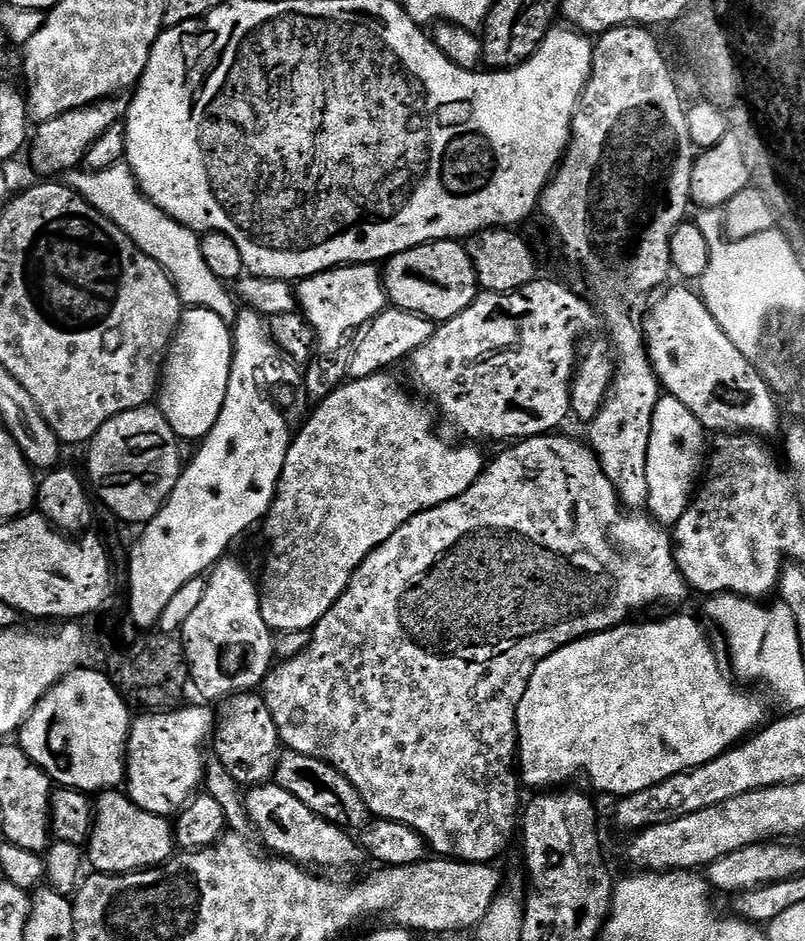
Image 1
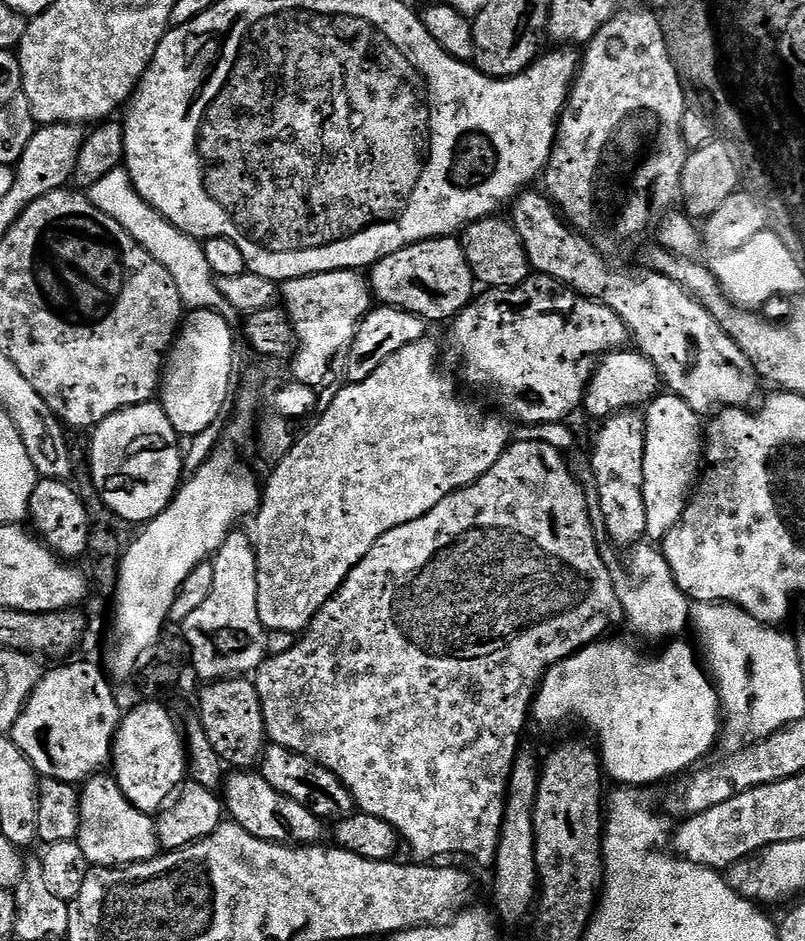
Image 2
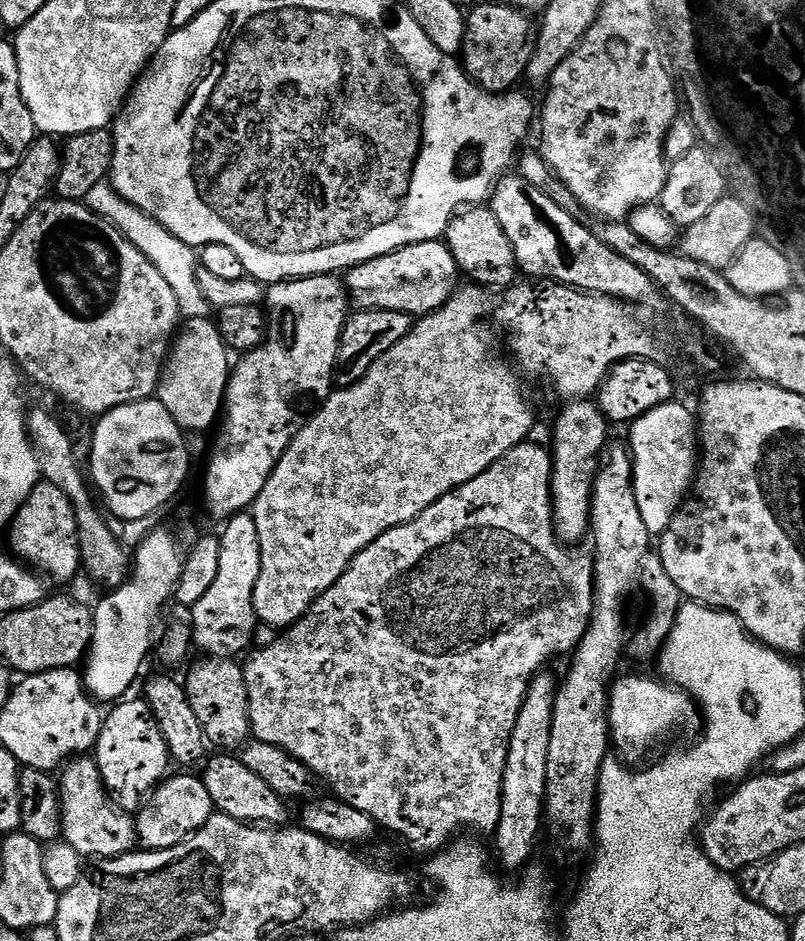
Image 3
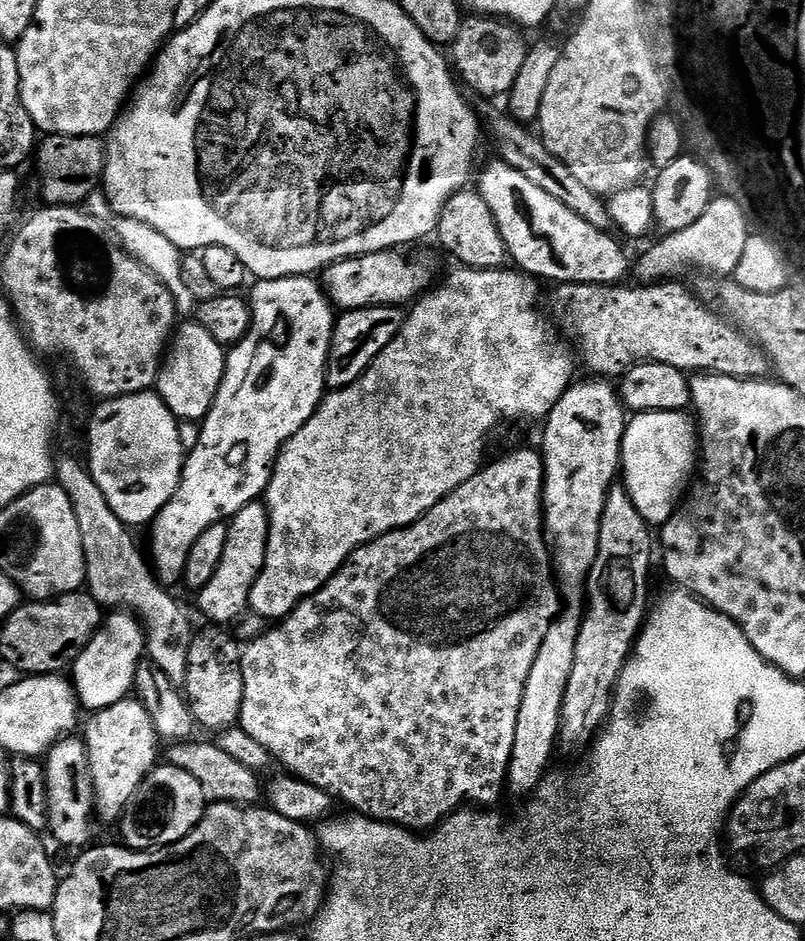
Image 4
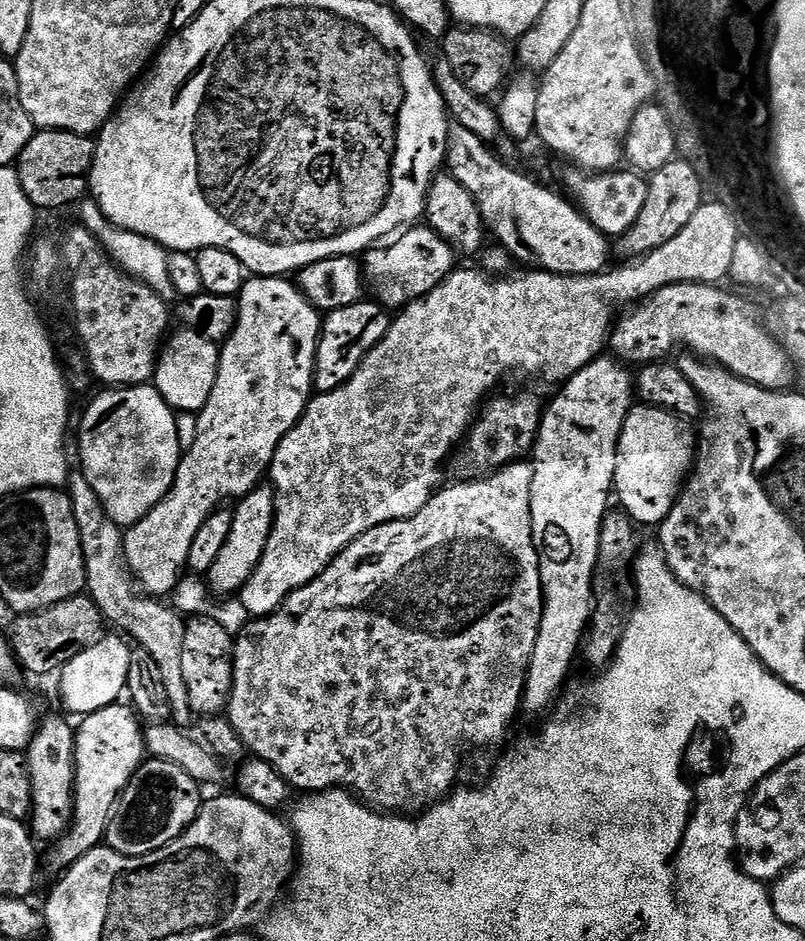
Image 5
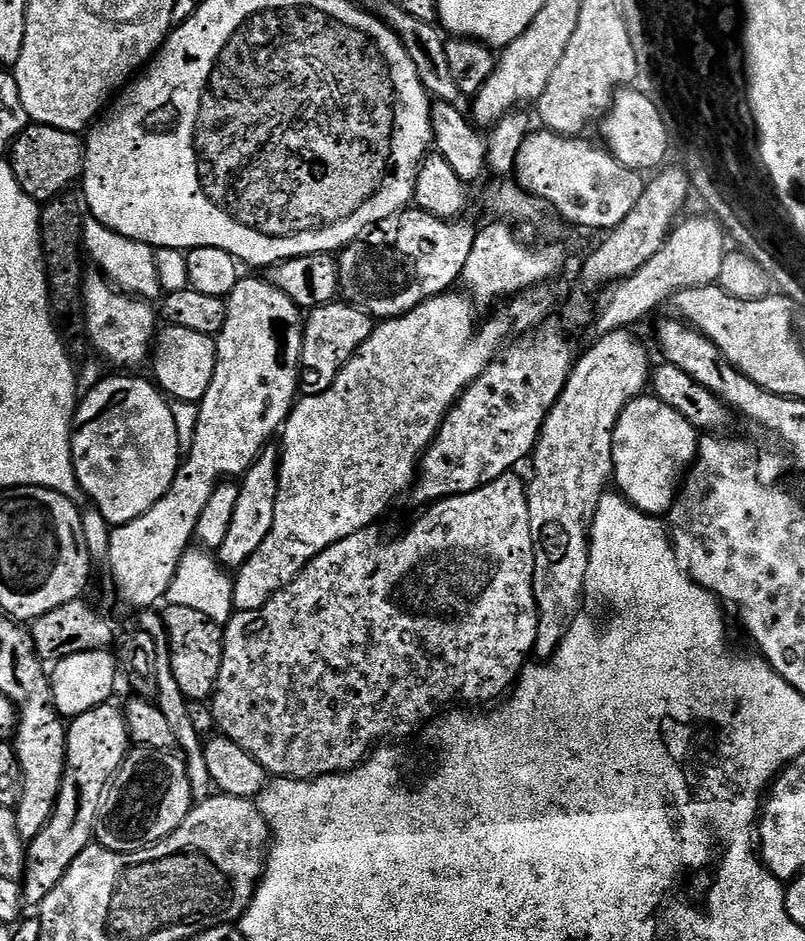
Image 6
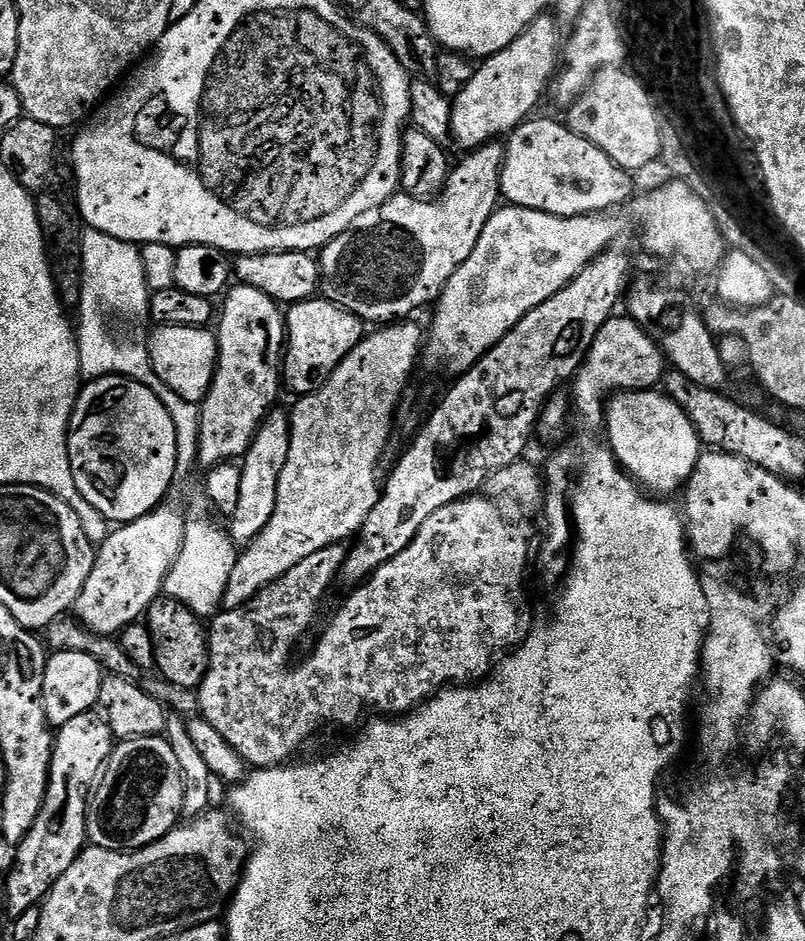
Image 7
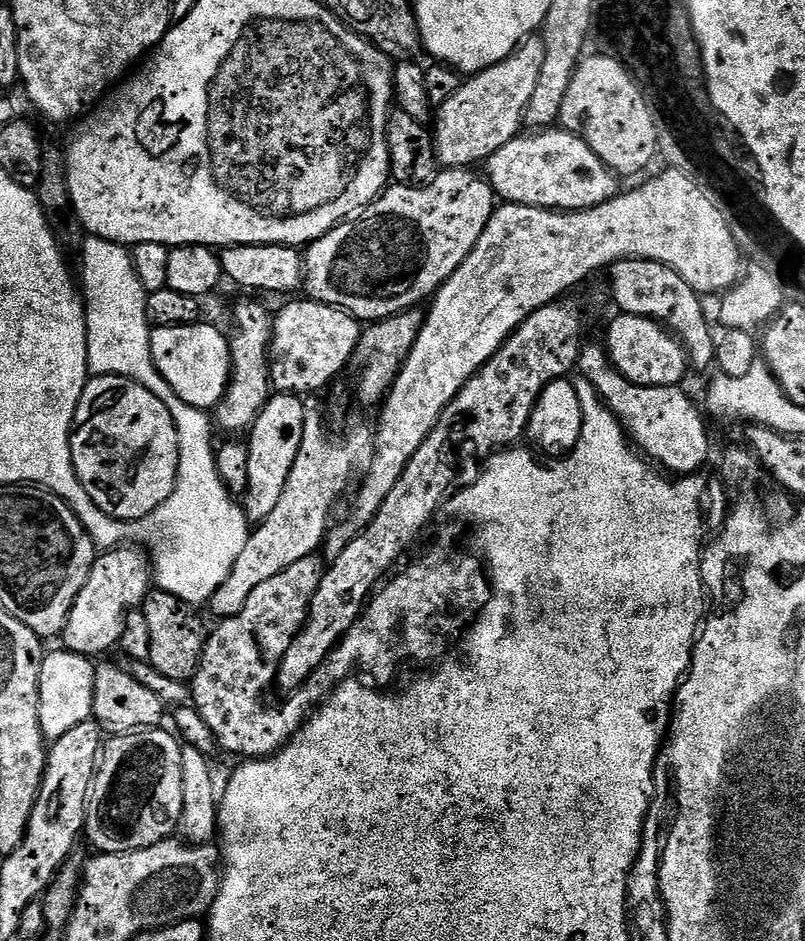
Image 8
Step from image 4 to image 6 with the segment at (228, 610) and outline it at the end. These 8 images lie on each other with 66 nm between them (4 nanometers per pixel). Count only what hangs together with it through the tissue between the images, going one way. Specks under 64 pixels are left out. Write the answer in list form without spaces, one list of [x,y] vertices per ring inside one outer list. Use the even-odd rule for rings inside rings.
[[[265,448],[239,481],[238,506],[234,509],[234,519],[230,522],[230,534],[226,534],[226,542],[222,542],[218,549],[219,563],[225,569],[239,570],[243,567],[254,554],[254,550],[258,550],[258,546],[266,542],[266,534],[270,534],[274,526],[274,506],[280,485],[280,456],[274,448]]]

